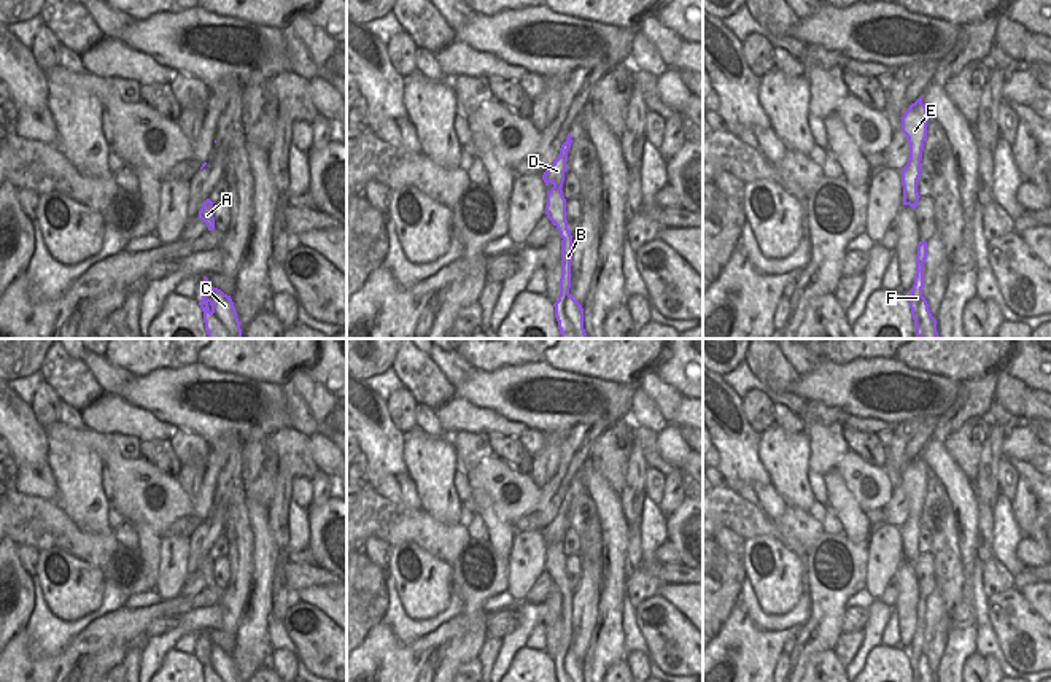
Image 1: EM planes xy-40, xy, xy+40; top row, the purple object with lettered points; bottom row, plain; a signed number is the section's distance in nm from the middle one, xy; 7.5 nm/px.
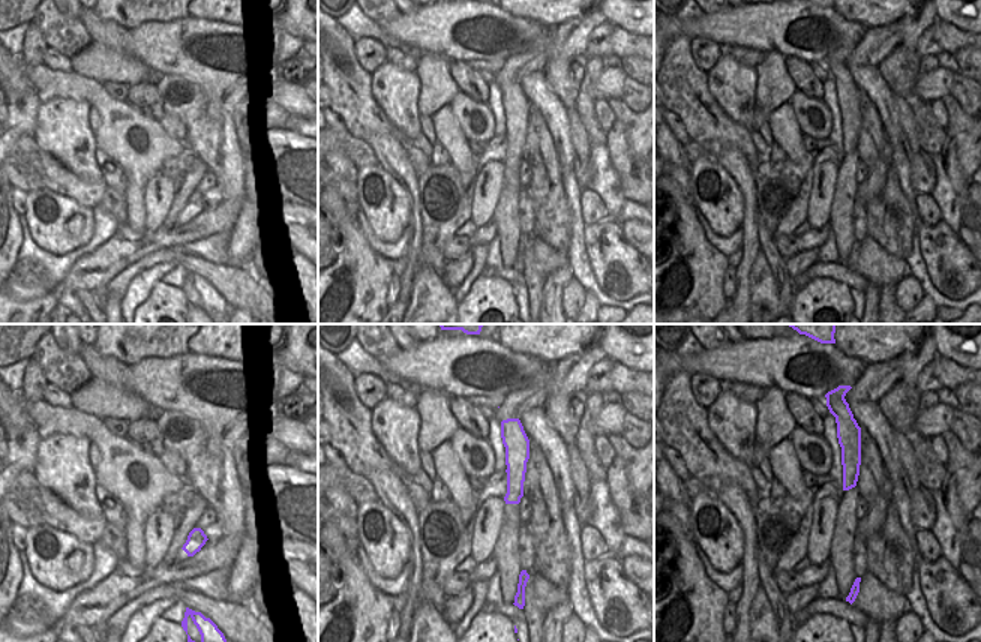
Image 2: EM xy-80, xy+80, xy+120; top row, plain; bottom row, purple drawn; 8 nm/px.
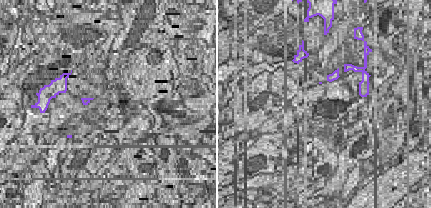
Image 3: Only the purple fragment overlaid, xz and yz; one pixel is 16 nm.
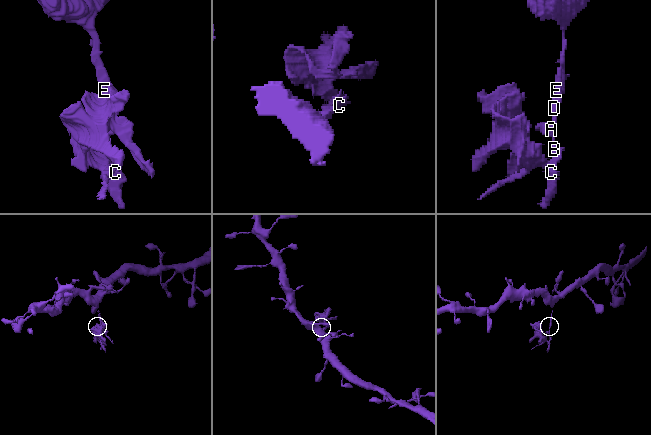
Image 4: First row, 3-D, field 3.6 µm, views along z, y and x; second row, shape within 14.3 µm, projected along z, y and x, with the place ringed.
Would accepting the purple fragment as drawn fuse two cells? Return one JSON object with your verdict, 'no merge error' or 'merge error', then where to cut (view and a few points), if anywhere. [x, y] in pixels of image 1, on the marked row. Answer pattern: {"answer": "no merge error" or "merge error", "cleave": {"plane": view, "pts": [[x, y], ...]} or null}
{"answer": "merge error", "cleave": {"plane": "xy", "pts": [[571, 236], [563, 239]]}}

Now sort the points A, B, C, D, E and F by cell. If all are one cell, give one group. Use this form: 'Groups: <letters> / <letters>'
Groups: A D E / B C F.

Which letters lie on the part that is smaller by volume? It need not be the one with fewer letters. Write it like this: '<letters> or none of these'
B, C, F.

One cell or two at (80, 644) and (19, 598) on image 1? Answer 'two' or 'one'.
two

